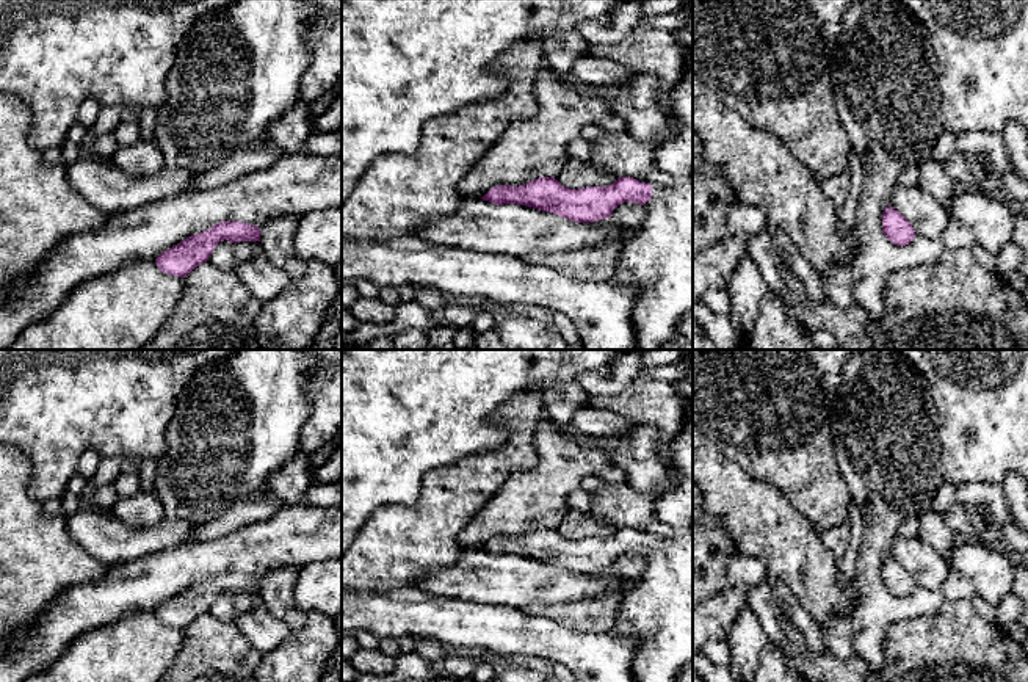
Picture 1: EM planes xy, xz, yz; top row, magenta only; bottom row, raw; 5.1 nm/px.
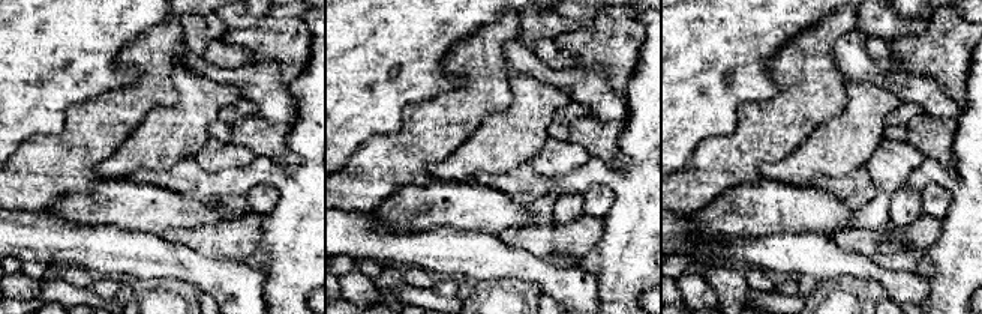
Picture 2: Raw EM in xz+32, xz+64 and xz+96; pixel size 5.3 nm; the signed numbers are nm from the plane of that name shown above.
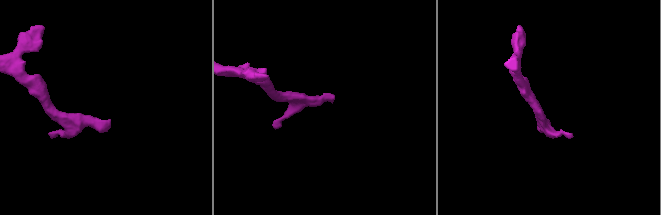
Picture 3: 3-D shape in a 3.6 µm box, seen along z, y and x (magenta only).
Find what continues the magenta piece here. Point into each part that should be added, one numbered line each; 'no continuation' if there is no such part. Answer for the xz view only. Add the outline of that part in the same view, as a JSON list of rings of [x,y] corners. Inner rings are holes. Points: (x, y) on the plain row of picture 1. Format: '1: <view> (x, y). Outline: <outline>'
1: xz (658, 612). Outline: [[[693,368],[677,381],[677,389],[686,403],[686,419],[682,431],[668,442],[663,456],[672,466],[675,484],[661,492],[655,503],[655,516],[674,531],[671,538],[652,535],[652,550],[644,555],[646,572],[633,591],[624,594],[611,629],[616,637],[636,637],[639,649],[633,660],[635,682],[677,682],[679,671],[693,662]]]

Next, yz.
no continuation

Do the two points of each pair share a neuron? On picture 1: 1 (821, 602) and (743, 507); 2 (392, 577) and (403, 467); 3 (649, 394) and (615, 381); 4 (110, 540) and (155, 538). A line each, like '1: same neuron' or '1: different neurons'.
1: same neuron
2: different neurons
3: different neurons
4: same neuron

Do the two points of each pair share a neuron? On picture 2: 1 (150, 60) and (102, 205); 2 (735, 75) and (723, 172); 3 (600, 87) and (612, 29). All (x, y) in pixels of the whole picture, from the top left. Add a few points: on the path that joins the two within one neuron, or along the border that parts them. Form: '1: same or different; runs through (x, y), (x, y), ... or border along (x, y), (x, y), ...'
1: different; border along (102, 179), (90, 190), (69, 193)
2: different; border along (747, 104), (729, 134), (694, 147)
3: different; border along (574, 66), (603, 71), (609, 83), (625, 98)

